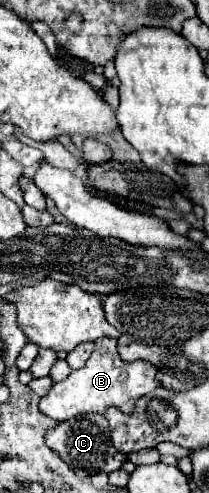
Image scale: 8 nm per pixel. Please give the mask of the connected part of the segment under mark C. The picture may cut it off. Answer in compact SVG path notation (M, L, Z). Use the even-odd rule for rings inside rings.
M80 413L72 419L68 419L68 421L62 421L54 429L48 429L44 439L46 439L46 445L64 463L68 463L72 469L84 471L88 475L92 475L92 473L112 473L128 461L128 455L116 451L116 447L112 445L108 421L100 413Z

